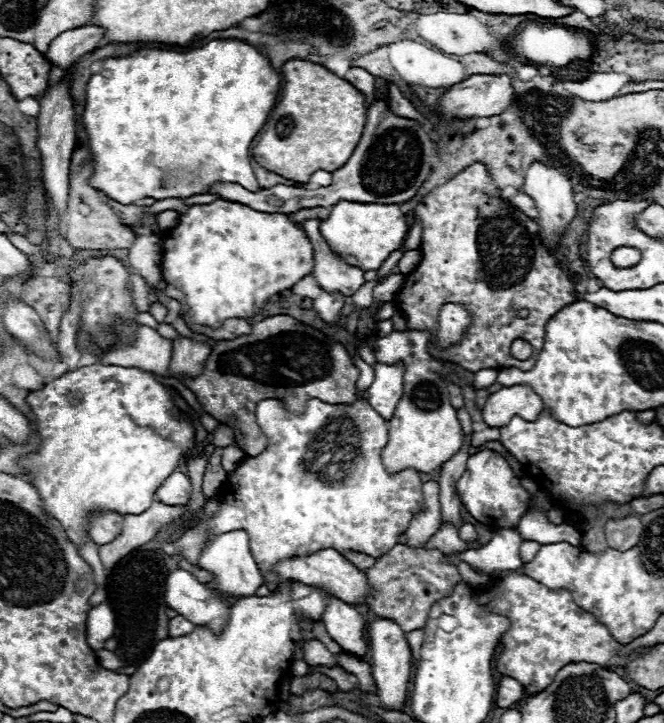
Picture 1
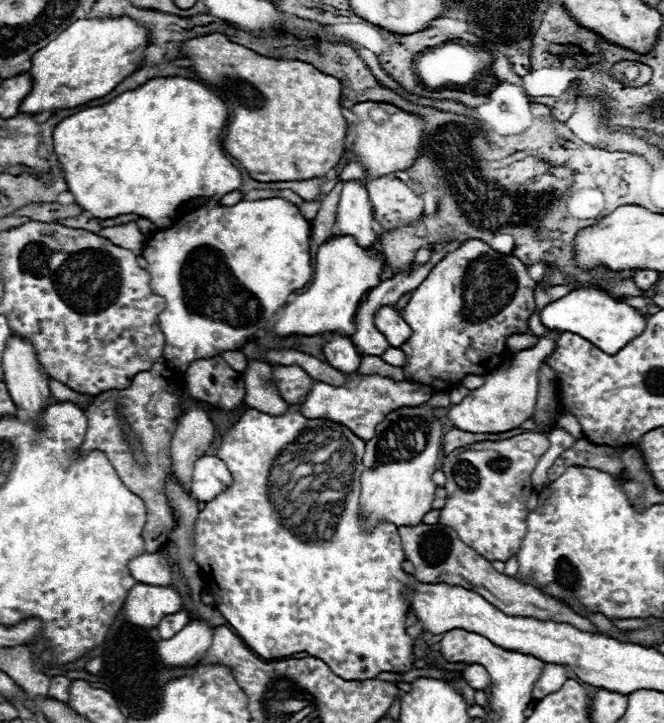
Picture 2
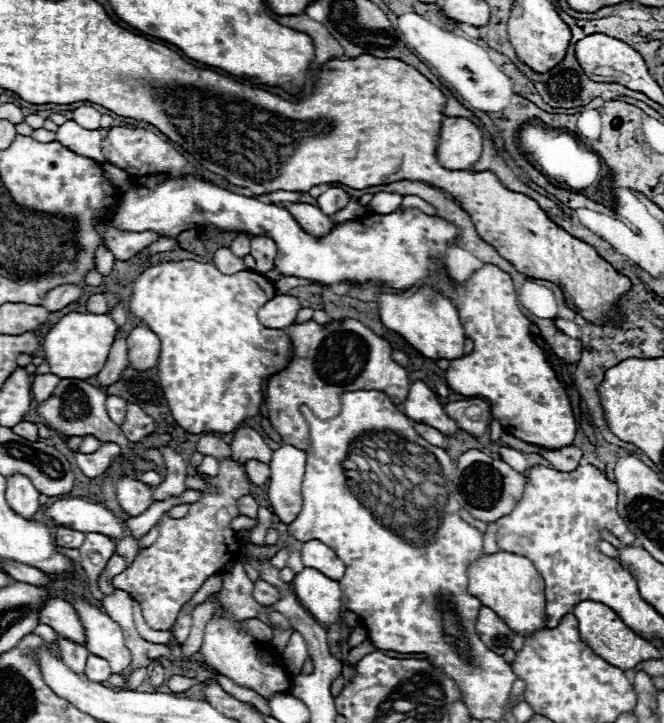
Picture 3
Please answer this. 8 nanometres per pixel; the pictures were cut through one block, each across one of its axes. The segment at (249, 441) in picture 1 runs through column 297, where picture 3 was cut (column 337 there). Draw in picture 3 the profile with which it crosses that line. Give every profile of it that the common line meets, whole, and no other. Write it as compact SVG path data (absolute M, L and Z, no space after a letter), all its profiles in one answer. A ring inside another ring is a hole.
M342 318L342 320L332 320L328 324L316 324L314 320L308 322L296 322L288 326L288 334L294 344L294 358L288 364L286 370L274 374L268 380L266 388L266 408L268 408L268 418L274 426L274 430L284 438L286 444L292 444L300 450L308 450L310 438L308 438L308 424L300 412L300 406L306 404L312 410L340 410L340 394L344 392L354 392L354 390L380 390L392 398L392 402L402 404L404 398L408 396L410 380L406 368L396 364L392 360L392 348L386 340L378 338L370 328L366 328L362 322L352 320L352 318Z

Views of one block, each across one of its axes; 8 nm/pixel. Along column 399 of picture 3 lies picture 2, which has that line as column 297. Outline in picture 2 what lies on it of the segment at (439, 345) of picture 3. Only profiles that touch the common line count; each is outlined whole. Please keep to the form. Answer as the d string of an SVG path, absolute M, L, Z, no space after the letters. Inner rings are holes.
M332 236L326 240L316 254L314 276L308 288L286 304L282 314L276 314L274 334L320 334L320 332L356 332L356 310L366 300L368 290L380 284L380 274L384 270L384 260L372 248L362 248L352 236Z

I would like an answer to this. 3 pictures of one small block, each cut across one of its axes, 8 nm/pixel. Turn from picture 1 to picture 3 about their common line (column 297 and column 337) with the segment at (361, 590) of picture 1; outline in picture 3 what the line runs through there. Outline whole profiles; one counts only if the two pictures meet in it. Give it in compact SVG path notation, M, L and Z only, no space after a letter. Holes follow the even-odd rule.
M308 540L302 542L300 548L300 558L304 566L312 566L324 574L328 574L328 578L336 578L340 580L344 576L344 564L338 560L338 556L320 540Z

